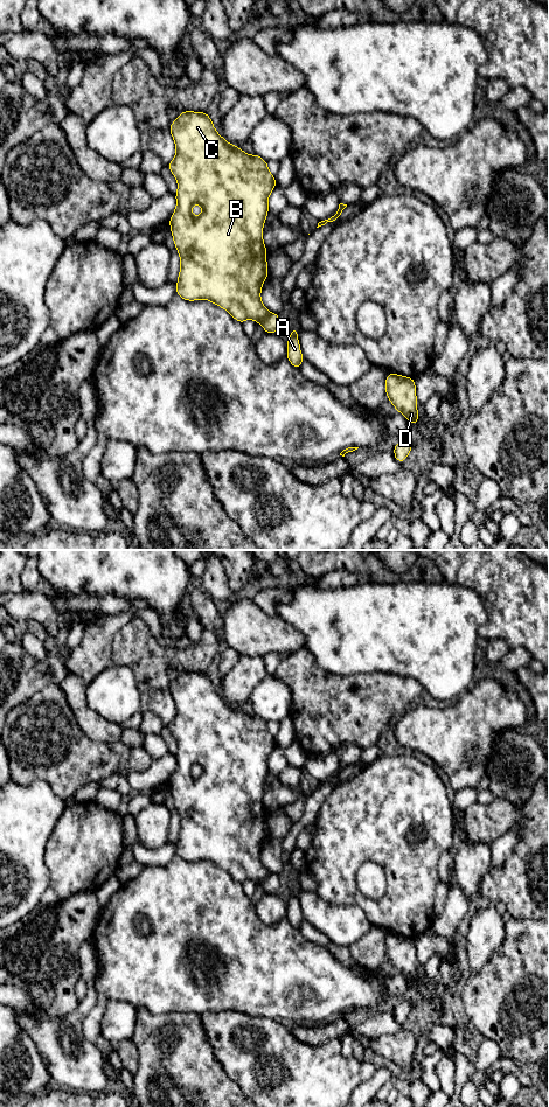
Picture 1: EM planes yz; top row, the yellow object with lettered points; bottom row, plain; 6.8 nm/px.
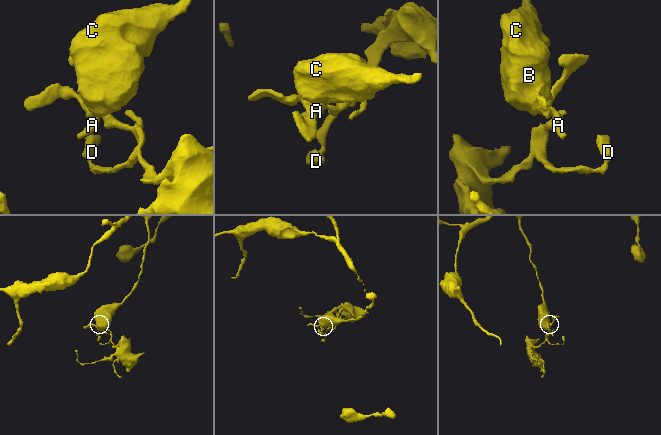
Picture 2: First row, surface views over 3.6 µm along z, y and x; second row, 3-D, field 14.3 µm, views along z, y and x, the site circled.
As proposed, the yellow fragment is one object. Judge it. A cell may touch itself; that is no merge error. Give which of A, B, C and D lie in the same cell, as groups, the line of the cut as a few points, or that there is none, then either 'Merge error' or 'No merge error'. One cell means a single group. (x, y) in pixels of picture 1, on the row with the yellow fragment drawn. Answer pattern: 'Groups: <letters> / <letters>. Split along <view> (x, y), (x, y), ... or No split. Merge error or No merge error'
Groups: A B C / D. Split along yz (270, 312), (261, 324). Merge error

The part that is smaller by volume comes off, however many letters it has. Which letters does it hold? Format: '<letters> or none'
D

